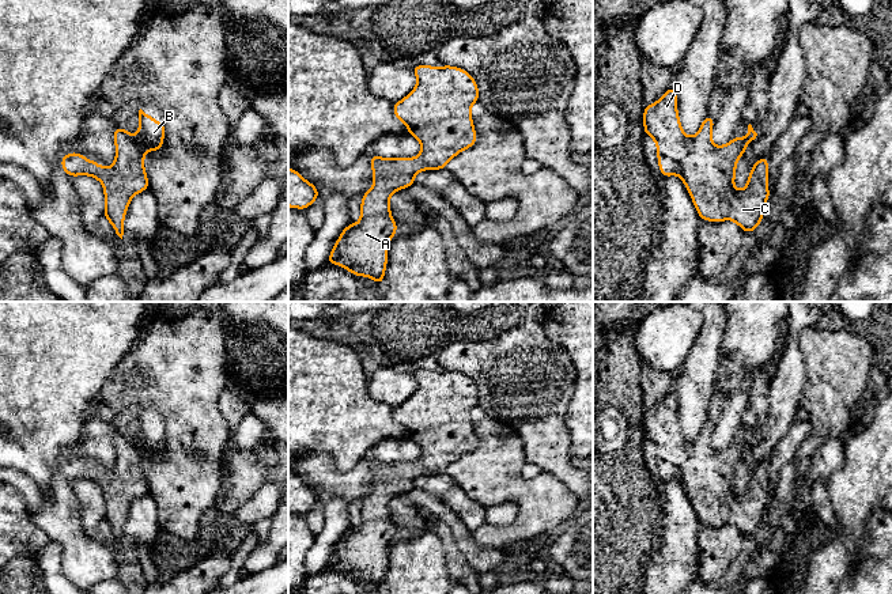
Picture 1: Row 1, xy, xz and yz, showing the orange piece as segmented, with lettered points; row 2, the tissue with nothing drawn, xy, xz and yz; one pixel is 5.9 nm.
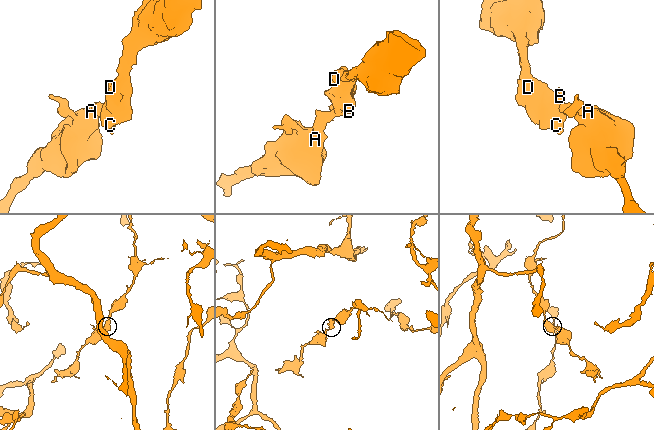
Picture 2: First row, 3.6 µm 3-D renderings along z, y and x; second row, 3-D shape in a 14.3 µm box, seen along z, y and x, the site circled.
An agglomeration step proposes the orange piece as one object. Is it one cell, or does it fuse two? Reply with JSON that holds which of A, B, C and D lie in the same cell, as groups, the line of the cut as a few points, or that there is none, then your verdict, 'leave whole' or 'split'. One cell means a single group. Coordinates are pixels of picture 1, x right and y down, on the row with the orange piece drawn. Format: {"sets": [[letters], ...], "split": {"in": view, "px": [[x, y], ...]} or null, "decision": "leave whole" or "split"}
{"sets": [["A", "B", "C", "D"]], "split": null, "decision": "leave whole"}

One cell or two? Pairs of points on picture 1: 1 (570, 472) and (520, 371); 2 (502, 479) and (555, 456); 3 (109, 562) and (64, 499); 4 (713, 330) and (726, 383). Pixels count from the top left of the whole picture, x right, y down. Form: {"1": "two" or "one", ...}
{"1": "one", "2": "two", "3": "one", "4": "two"}

